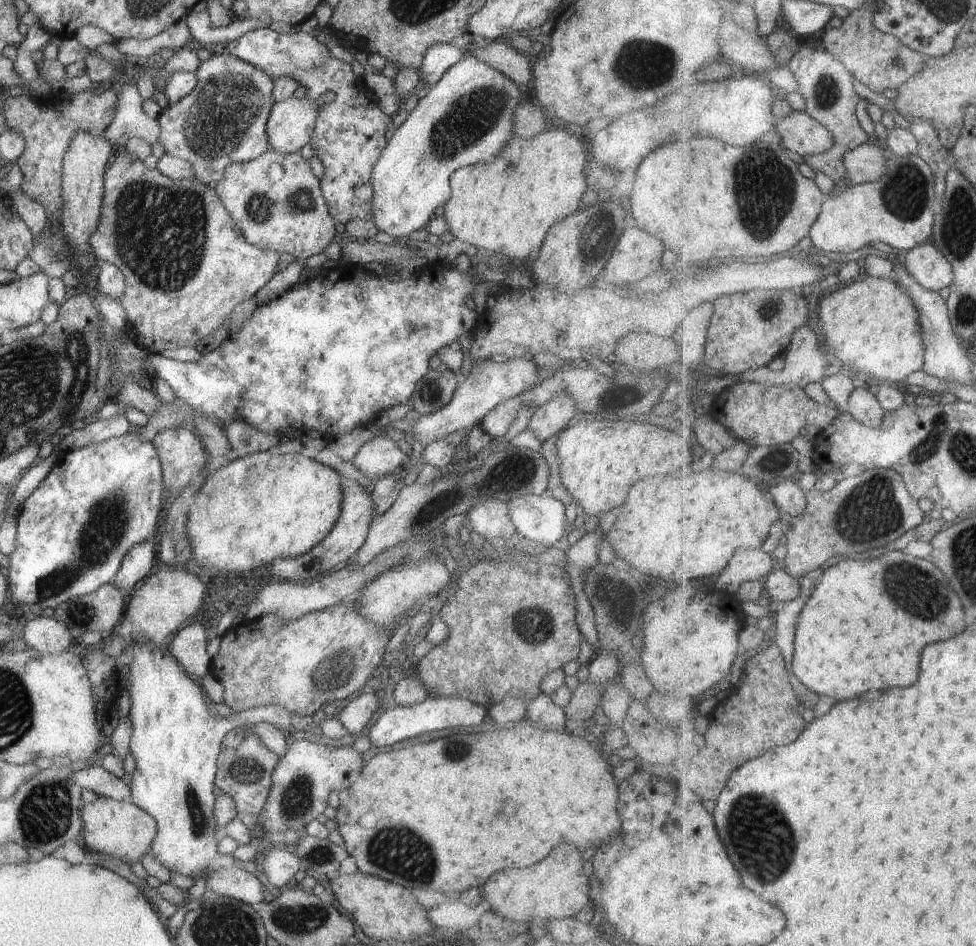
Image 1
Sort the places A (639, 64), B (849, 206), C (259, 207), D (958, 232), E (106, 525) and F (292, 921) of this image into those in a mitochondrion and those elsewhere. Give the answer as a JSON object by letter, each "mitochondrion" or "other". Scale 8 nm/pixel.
{"A":"mitochondrion","B":"other","C":"mitochondrion","D":"mitochondrion","E":"mitochondrion","F":"mitochondrion"}

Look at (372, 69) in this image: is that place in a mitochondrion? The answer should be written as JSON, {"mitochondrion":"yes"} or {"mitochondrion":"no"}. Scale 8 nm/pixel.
{"mitochondrion":"no"}

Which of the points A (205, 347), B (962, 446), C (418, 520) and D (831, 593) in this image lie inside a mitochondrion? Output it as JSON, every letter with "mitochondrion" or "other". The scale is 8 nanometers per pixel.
{"A":"other","B":"mitochondrion","C":"mitochondrion","D":"other"}

